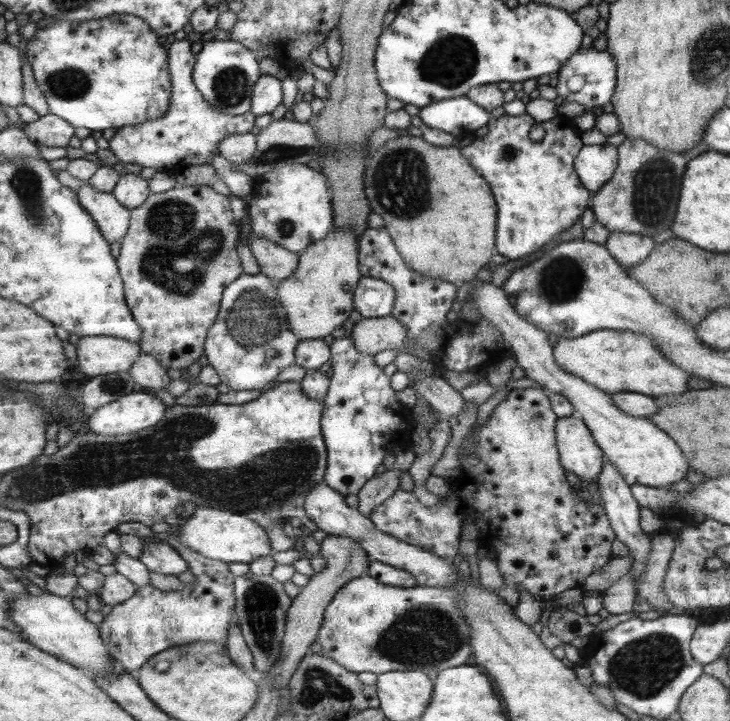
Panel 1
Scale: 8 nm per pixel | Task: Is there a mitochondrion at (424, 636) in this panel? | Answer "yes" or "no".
yes

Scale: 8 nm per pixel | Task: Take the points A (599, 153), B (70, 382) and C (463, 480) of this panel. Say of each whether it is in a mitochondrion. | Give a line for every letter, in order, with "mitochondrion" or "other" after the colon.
A: other
B: other
C: other

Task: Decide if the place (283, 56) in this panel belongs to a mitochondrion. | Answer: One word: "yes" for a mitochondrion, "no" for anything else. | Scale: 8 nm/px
no

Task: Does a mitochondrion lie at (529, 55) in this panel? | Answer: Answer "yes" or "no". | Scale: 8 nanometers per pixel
no

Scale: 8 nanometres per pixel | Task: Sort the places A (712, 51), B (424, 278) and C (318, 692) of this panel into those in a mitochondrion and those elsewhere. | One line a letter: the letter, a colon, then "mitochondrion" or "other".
A: mitochondrion
B: other
C: mitochondrion

